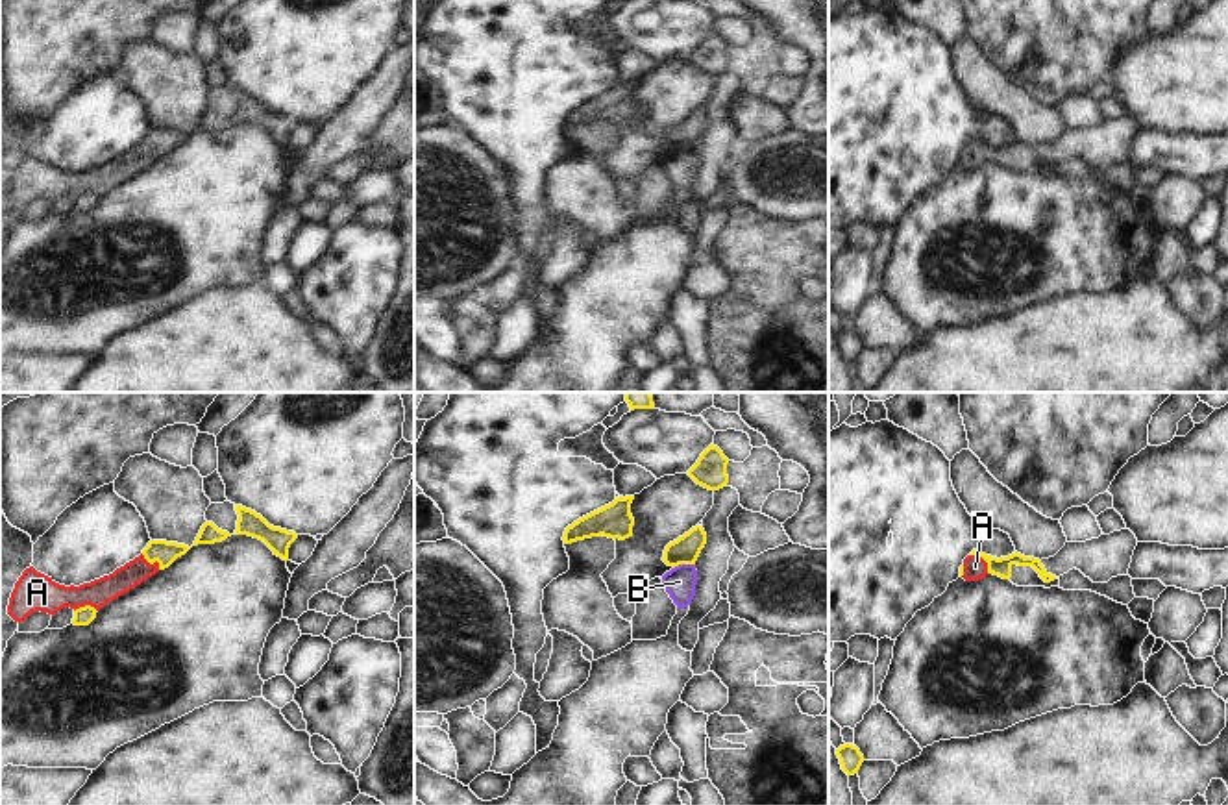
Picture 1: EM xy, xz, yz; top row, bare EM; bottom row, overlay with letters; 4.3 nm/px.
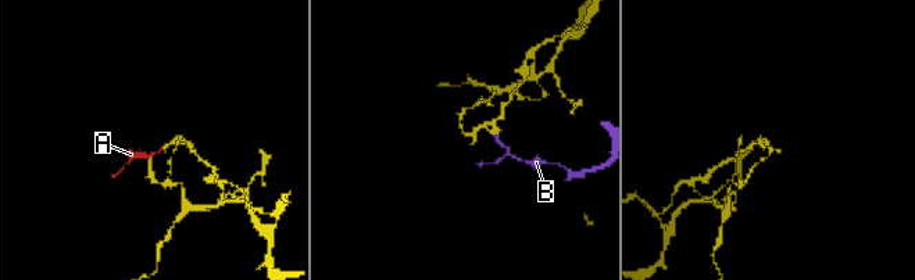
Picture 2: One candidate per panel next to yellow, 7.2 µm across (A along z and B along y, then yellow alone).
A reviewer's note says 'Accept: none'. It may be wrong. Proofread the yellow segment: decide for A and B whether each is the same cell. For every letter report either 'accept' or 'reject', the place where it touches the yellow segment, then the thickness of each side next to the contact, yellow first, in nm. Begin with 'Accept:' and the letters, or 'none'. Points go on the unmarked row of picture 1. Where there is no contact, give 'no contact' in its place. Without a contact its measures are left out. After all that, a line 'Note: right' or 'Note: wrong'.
Accept: A
A: accept; meets yellow in yz at (982, 143); 80 nm thick on the yellow side, 100 nm on the other
B: reject; meets yellow in xz at (683, 148); 120 nm thick on the yellow side, 140 nm on the other
Note: wrong

